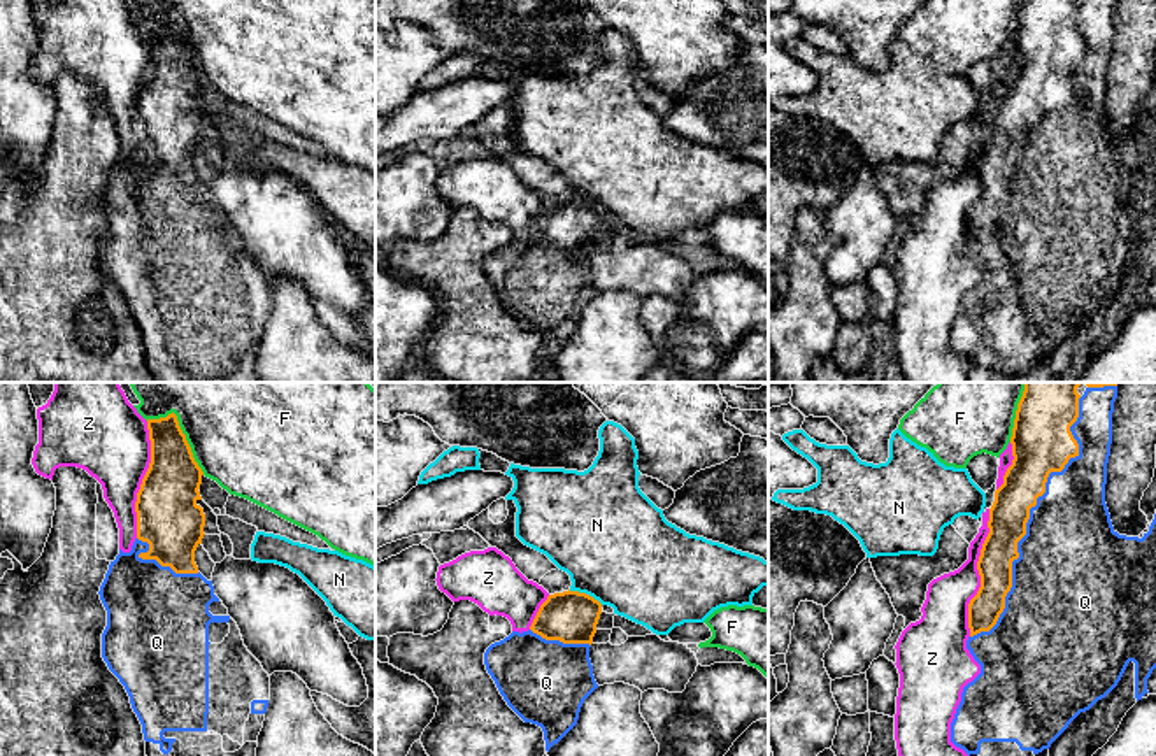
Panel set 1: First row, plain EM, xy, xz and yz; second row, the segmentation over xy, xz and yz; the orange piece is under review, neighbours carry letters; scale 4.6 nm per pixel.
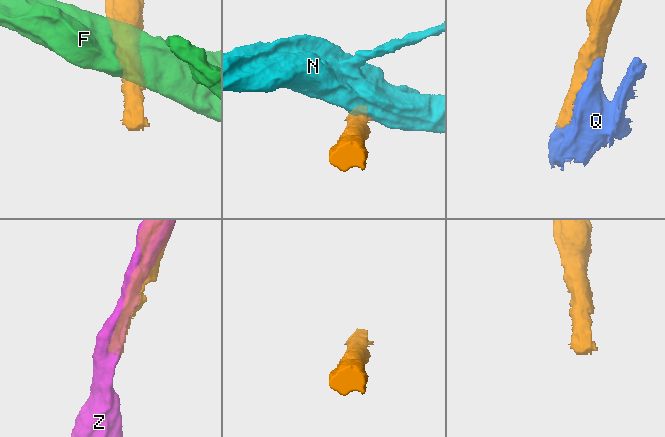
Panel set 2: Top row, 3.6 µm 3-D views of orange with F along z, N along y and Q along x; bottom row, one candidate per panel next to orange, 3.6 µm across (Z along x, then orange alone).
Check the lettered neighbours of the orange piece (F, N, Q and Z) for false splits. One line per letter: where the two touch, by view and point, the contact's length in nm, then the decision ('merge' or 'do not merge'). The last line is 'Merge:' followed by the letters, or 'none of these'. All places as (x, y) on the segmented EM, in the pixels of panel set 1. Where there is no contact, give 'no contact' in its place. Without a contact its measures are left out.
F: xy (181, 430) | 380 nm | do not merge
N: xz (585, 593) | 170 nm | do not merge
Q: yz (1028, 518) | 1200 nm | merge
Z: yz (979, 572) | 600 nm | do not merge
Merge: Q

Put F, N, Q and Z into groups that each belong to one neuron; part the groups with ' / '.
F / N / Q / Z

